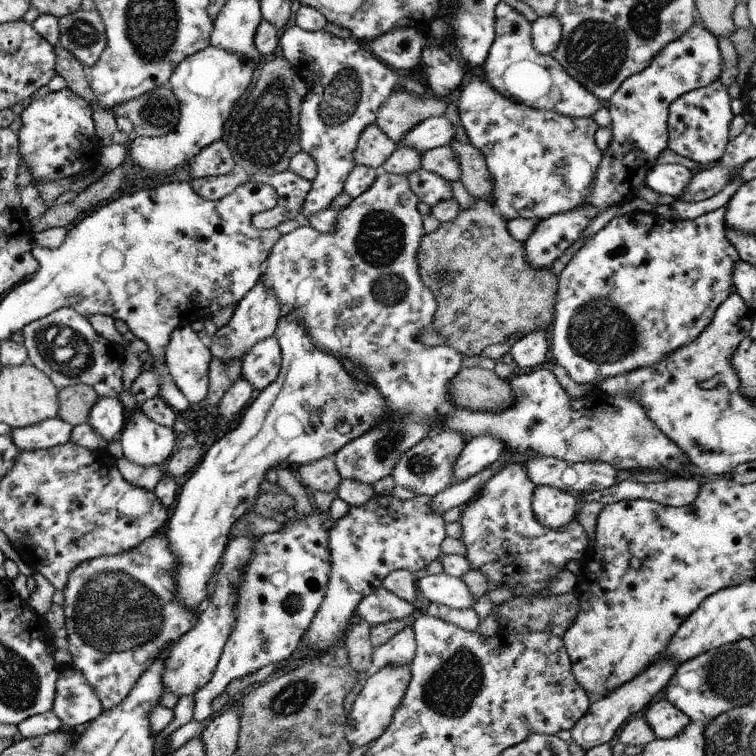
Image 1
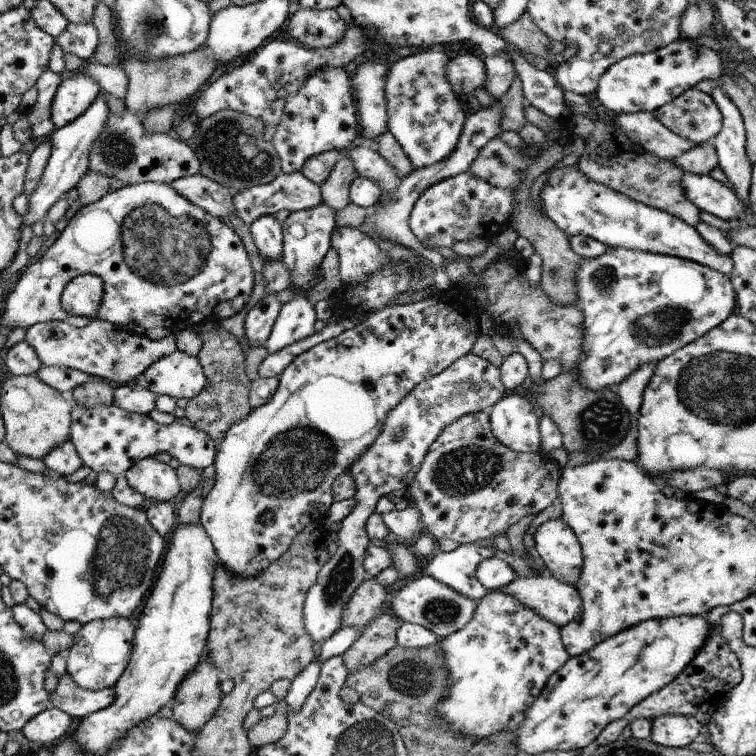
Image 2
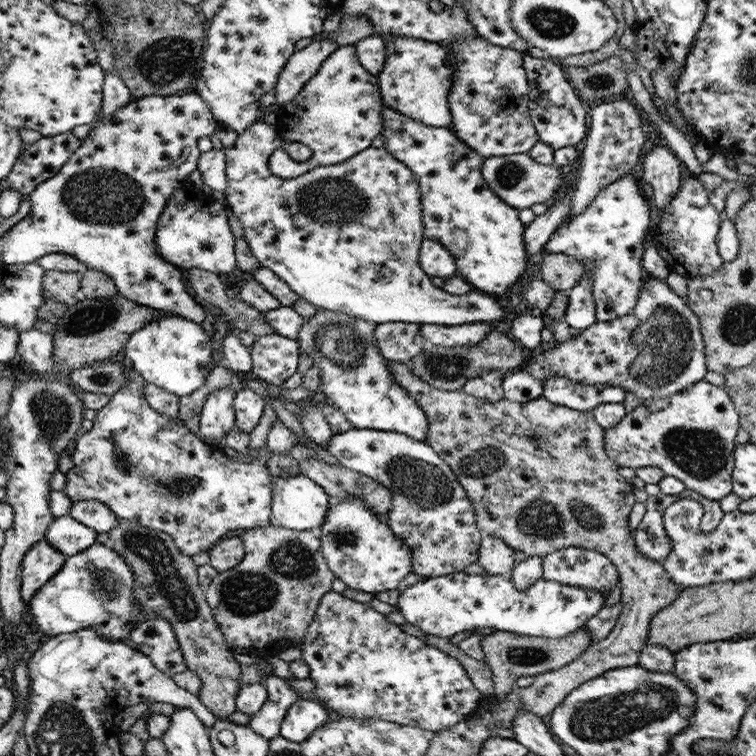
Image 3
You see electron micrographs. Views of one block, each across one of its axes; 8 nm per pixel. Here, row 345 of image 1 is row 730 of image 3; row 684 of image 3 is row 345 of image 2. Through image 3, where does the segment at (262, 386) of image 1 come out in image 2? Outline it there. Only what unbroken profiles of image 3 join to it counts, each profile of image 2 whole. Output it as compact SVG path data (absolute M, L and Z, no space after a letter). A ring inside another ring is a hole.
M296 296L283 304L266 340L265 346L269 354L280 352L294 342L312 336L316 320L316 308L304 296Z

